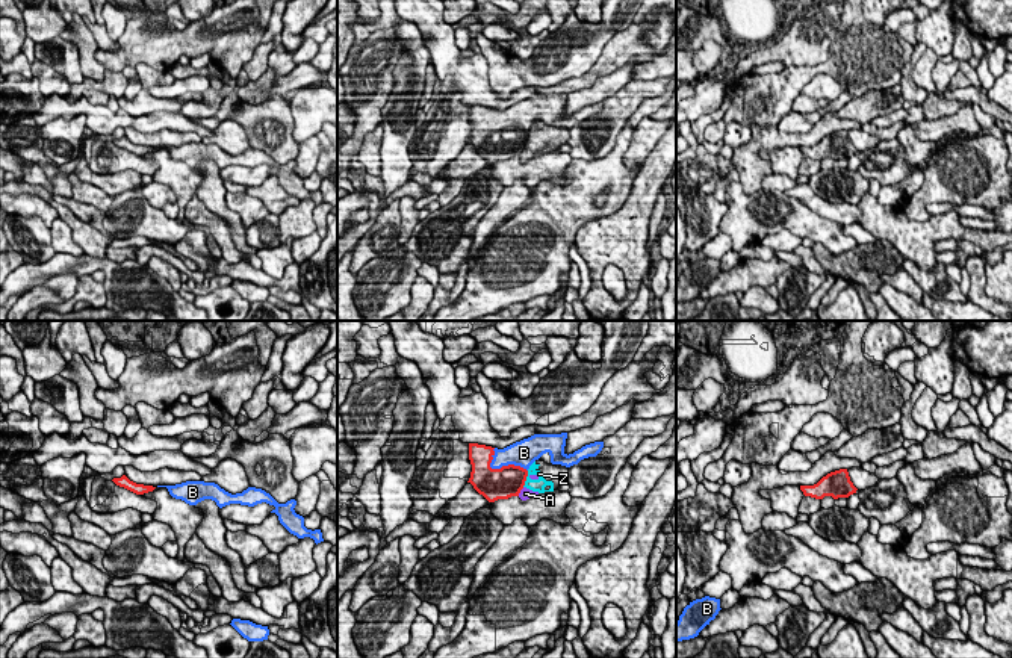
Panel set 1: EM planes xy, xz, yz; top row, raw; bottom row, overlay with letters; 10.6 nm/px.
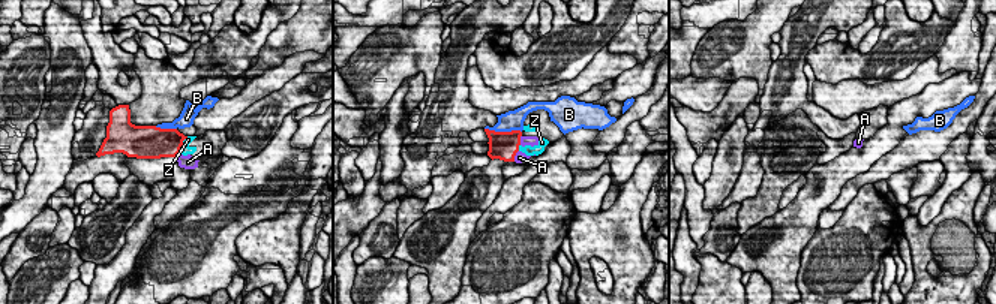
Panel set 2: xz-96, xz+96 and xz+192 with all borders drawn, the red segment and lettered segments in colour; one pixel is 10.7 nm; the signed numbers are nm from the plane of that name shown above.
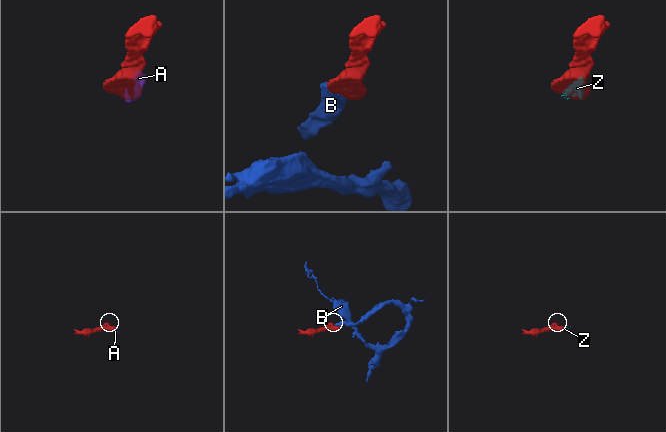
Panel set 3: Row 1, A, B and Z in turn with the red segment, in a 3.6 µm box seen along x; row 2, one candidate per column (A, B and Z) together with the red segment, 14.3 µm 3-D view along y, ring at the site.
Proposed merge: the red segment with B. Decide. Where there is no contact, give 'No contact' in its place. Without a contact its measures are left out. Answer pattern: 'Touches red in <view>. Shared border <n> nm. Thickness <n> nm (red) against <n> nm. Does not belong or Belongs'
Touches red in xz. Shared border 440 nm. Thickness 340 nm (red) against 260 nm. Belongs

